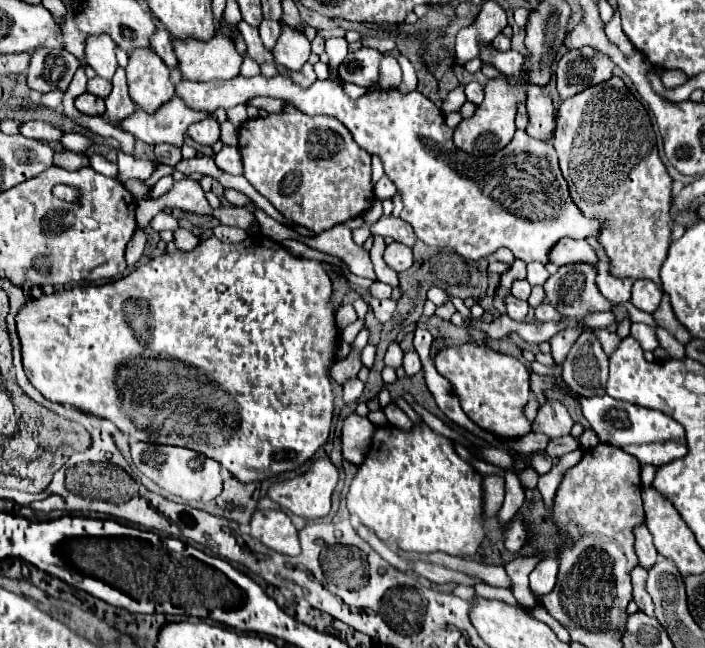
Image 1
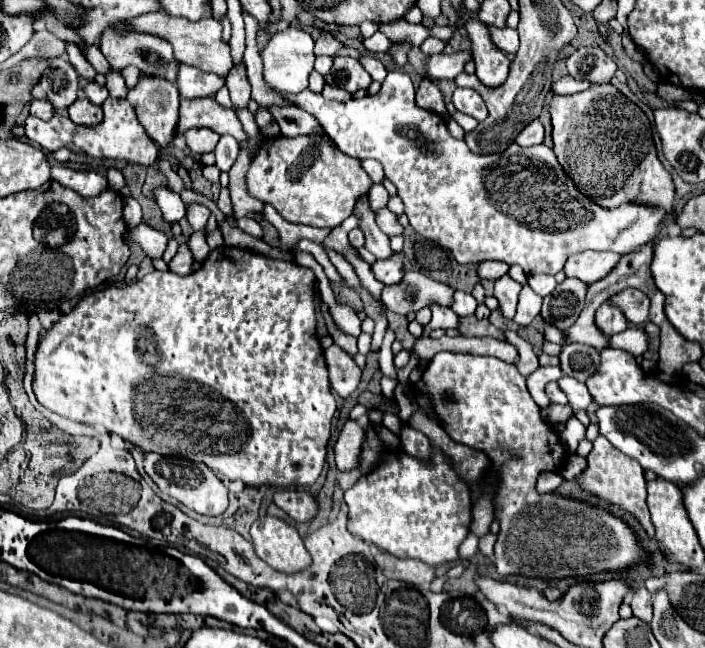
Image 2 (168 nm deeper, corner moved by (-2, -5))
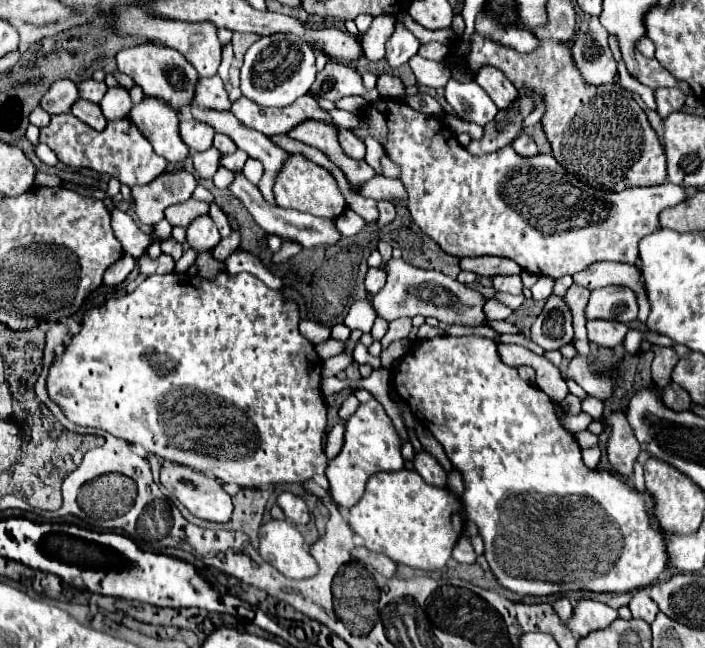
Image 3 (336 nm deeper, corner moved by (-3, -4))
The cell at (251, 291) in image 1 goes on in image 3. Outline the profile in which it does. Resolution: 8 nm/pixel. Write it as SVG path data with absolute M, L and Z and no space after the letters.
M179 272L153 274L143 280L133 292L111 298L103 306L85 312L81 330L71 336L65 352L53 360L47 376L47 394L61 408L61 412L79 426L99 428L117 438L143 446L147 452L157 454L165 460L189 464L197 470L213 474L223 484L237 484L241 488L261 488L265 484L293 484L307 482L315 474L323 474L327 468L327 456L323 452L323 432L327 426L327 406L321 394L321 358L315 346L299 332L299 306L287 300L281 290L267 288L253 274L241 272L231 276L229 272L219 272L215 278L187 276Z

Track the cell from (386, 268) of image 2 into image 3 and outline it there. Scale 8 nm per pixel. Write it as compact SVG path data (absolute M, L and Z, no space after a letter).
M369 268L367 278L365 278L365 290L371 292L371 294L377 294L385 286L385 280L387 280L385 270L381 270L381 268Z

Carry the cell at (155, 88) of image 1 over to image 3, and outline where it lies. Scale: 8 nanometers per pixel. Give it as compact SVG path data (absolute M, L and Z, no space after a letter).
M145 96L131 108L129 118L151 142L153 150L167 162L179 164L189 156L189 150L179 136L179 116L175 108L161 98Z

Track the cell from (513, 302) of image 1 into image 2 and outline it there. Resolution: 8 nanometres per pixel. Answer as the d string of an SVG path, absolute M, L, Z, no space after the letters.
M504 275L504 277L500 277L500 279L496 281L494 297L498 297L498 301L500 301L500 309L502 309L504 317L508 317L508 319L512 319L514 313L516 313L516 305L518 305L520 289L522 289L522 285L516 283L514 279L510 279L508 275Z

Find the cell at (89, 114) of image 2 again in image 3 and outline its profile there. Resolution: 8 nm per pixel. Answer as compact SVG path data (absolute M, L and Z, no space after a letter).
M79 98L79 100L75 102L75 106L73 106L71 112L73 112L81 122L89 124L93 130L103 130L105 124L107 124L107 120L103 118L103 112L99 110L99 104L91 104L91 102L83 100L83 98Z

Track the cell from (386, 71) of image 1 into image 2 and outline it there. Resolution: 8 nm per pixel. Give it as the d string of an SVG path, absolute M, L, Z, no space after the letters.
M362 53L360 55L360 65L370 73L370 77L374 79L374 81L378 81L378 83L382 83L384 81L384 77L386 77L386 67L378 61L378 59L374 59L374 57L370 57L370 55L366 55L366 53Z

